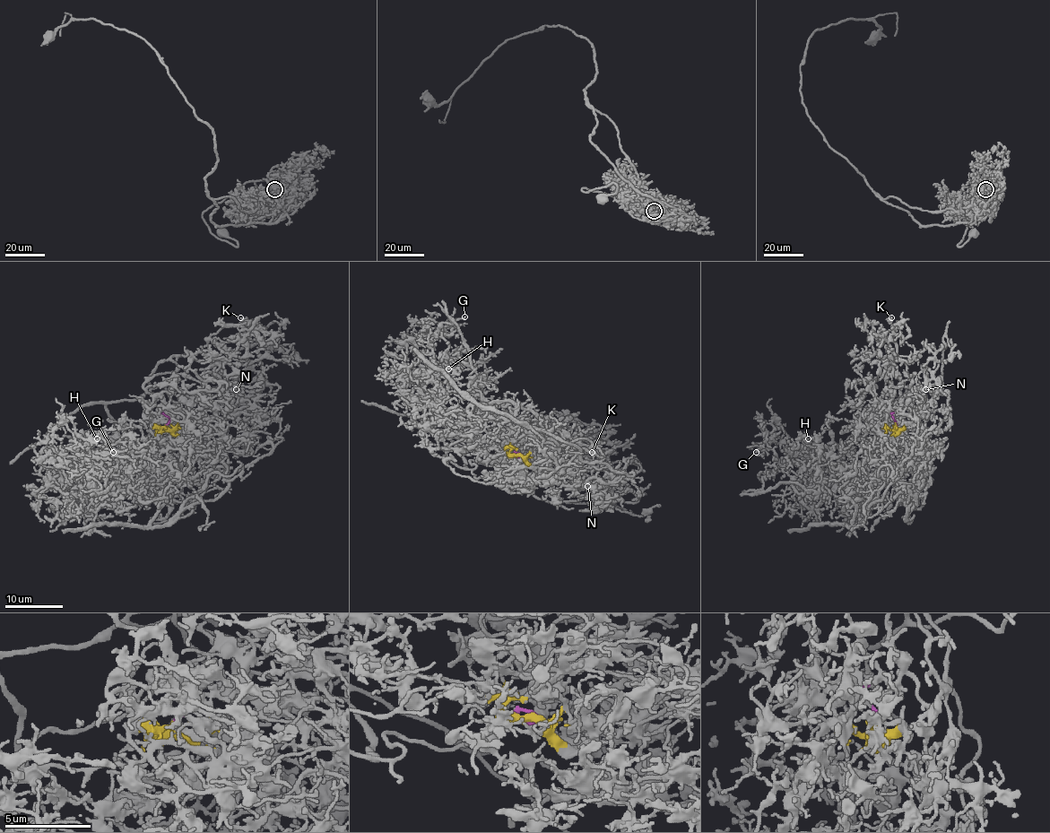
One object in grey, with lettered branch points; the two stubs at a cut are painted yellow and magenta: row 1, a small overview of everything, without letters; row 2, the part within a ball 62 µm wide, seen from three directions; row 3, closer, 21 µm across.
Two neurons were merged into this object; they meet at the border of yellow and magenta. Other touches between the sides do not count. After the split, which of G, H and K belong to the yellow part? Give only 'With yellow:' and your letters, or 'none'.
With yellow: G, H

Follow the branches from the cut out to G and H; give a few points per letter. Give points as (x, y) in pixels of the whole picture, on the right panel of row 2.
G: (897, 425), (840, 490), (850, 525), (818, 522), (828, 496), (808, 507), (799, 457), (777, 470), (756, 453)
H: (897, 425), (840, 490), (850, 525), (820, 524), (828, 496), (811, 507), (801, 495), (808, 438)

